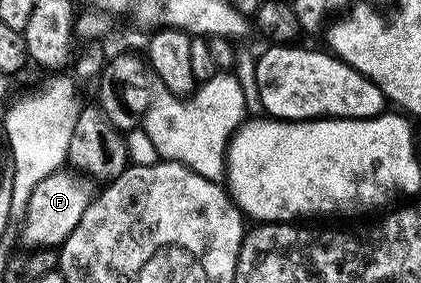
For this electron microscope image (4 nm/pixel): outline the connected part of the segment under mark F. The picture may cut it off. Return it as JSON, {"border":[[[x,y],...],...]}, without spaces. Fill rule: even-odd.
{"border":[[[61,170],[42,178],[30,194],[30,202],[24,207],[20,224],[20,236],[32,250],[52,250],[64,243],[64,239],[82,222],[82,214],[94,199],[93,183],[84,175],[72,170]]]}

